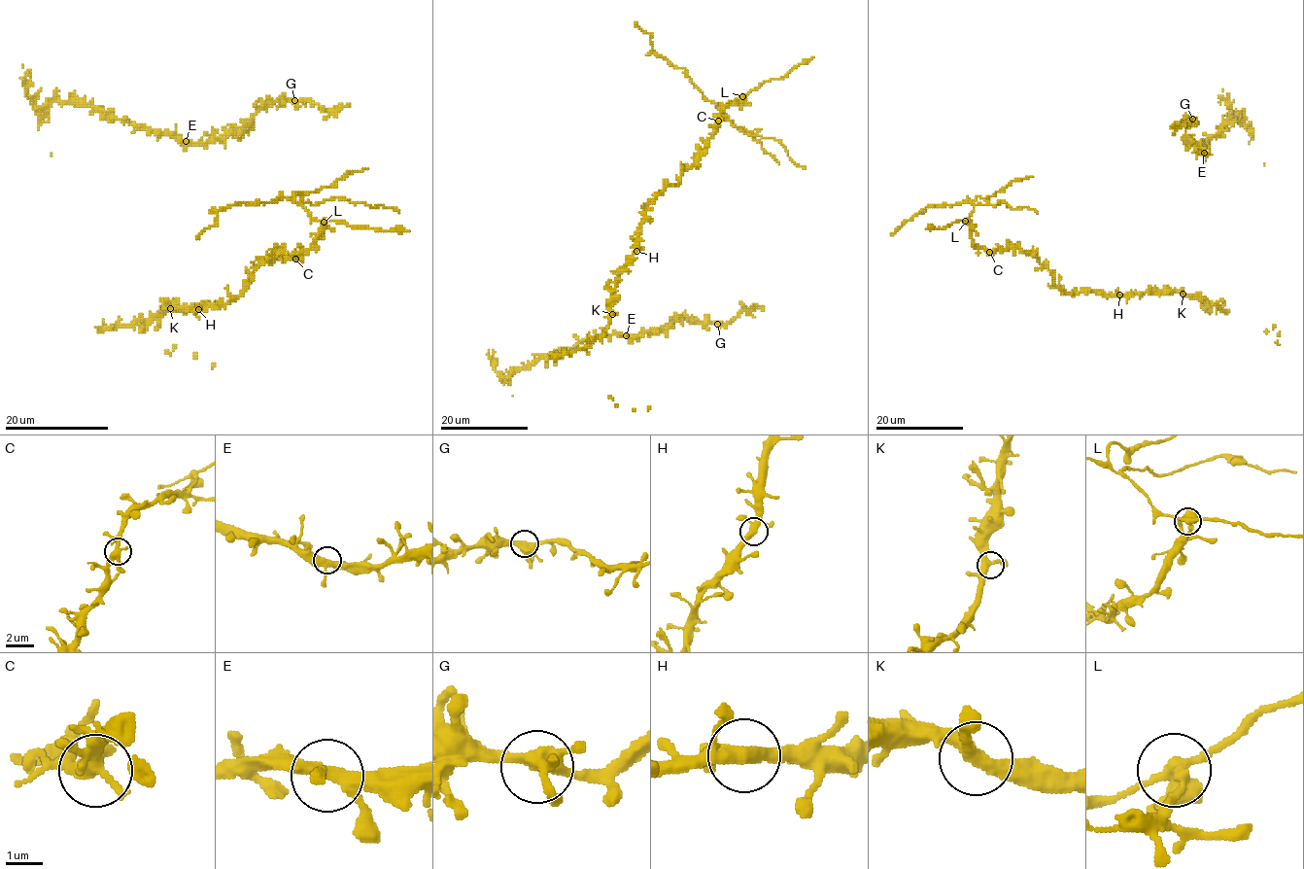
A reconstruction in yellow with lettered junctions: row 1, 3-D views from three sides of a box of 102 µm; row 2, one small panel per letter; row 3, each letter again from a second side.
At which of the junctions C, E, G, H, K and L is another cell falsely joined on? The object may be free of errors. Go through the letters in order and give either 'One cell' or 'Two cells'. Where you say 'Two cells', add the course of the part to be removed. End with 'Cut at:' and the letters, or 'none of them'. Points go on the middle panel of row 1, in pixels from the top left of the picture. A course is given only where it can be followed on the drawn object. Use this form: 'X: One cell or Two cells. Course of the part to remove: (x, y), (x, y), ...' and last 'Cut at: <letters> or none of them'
C: One cell
E: One cell
G: One cell
H: One cell
K: One cell
L: Two cells. Course of the part to remove: (742, 97), (726, 104), (707, 100), (683, 68), (674, 67), (656, 53), (651, 42), (652, 36), (635, 22)
Cut at: L

